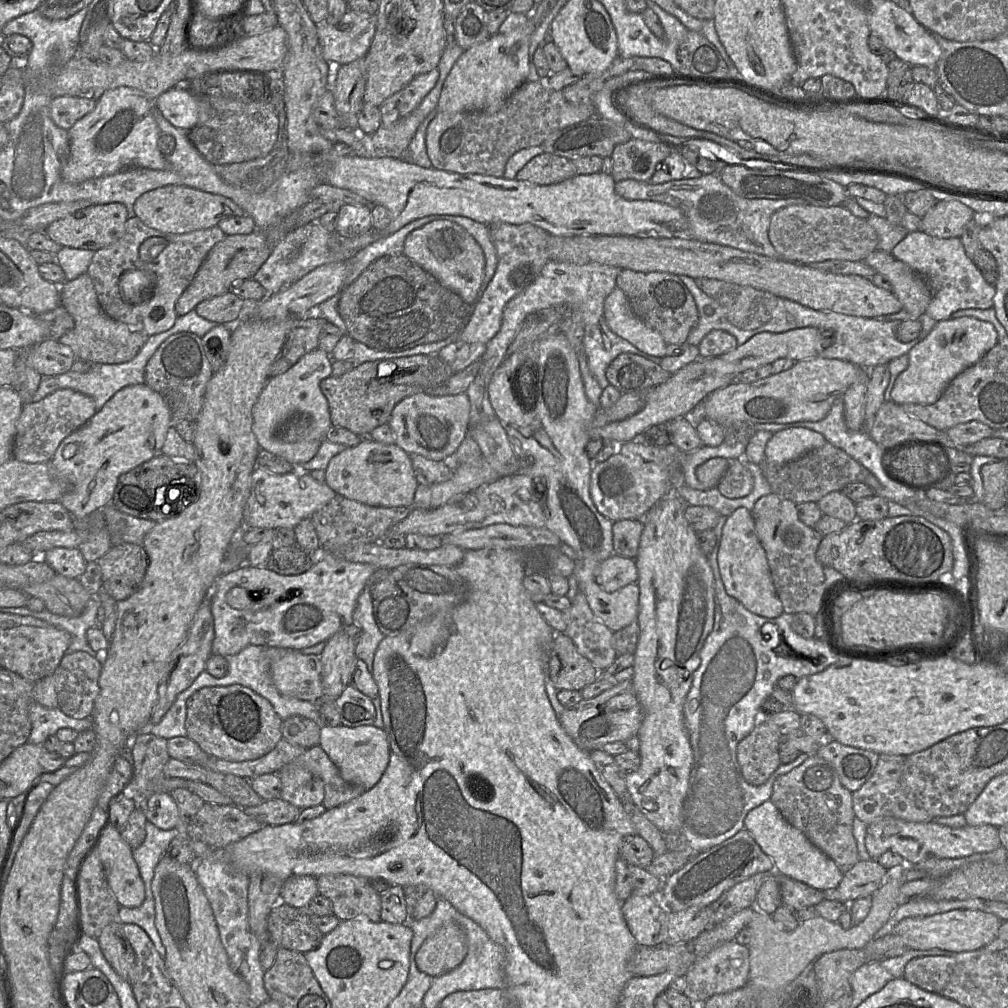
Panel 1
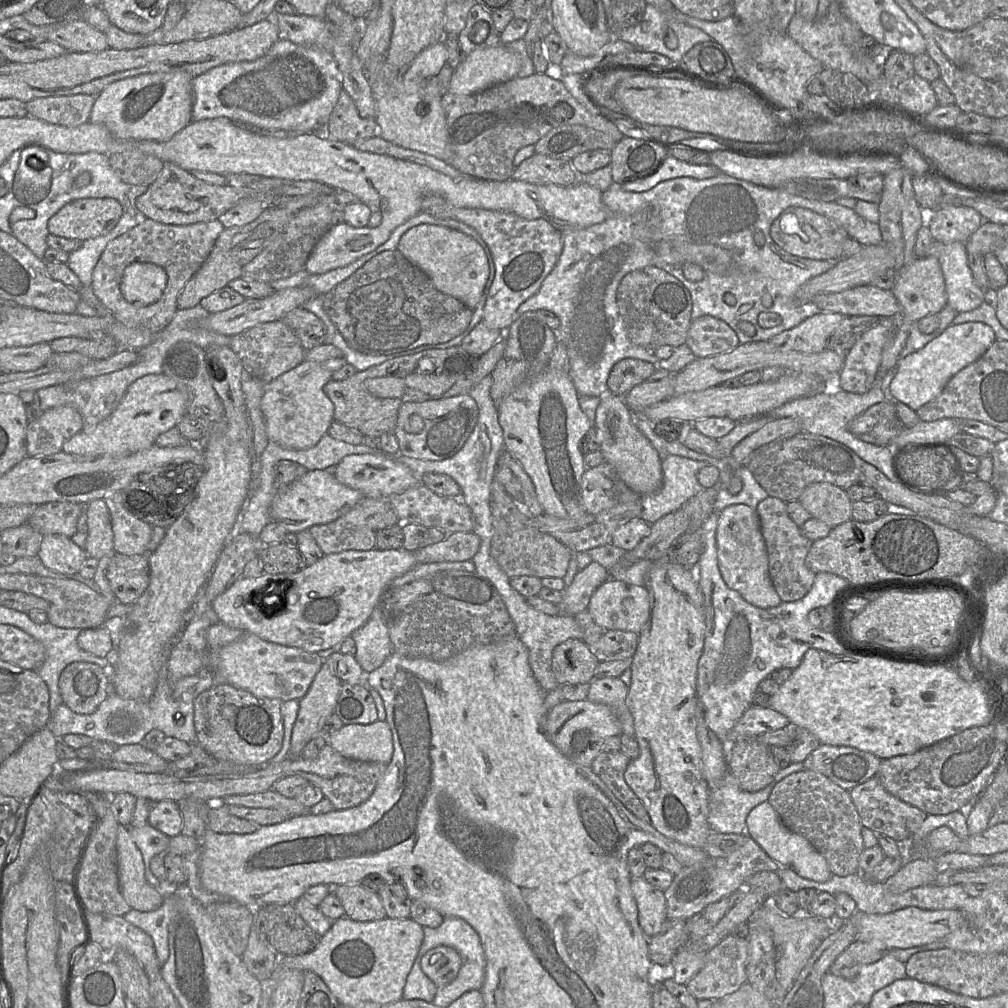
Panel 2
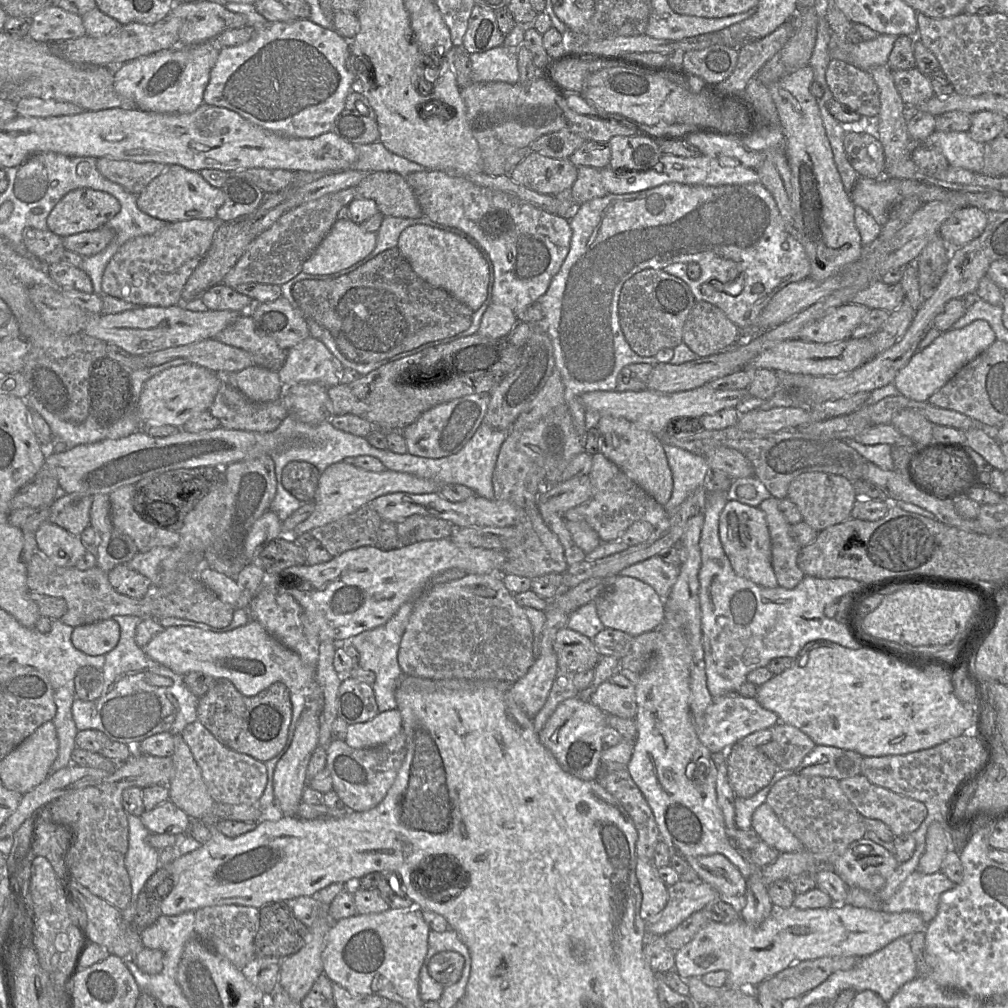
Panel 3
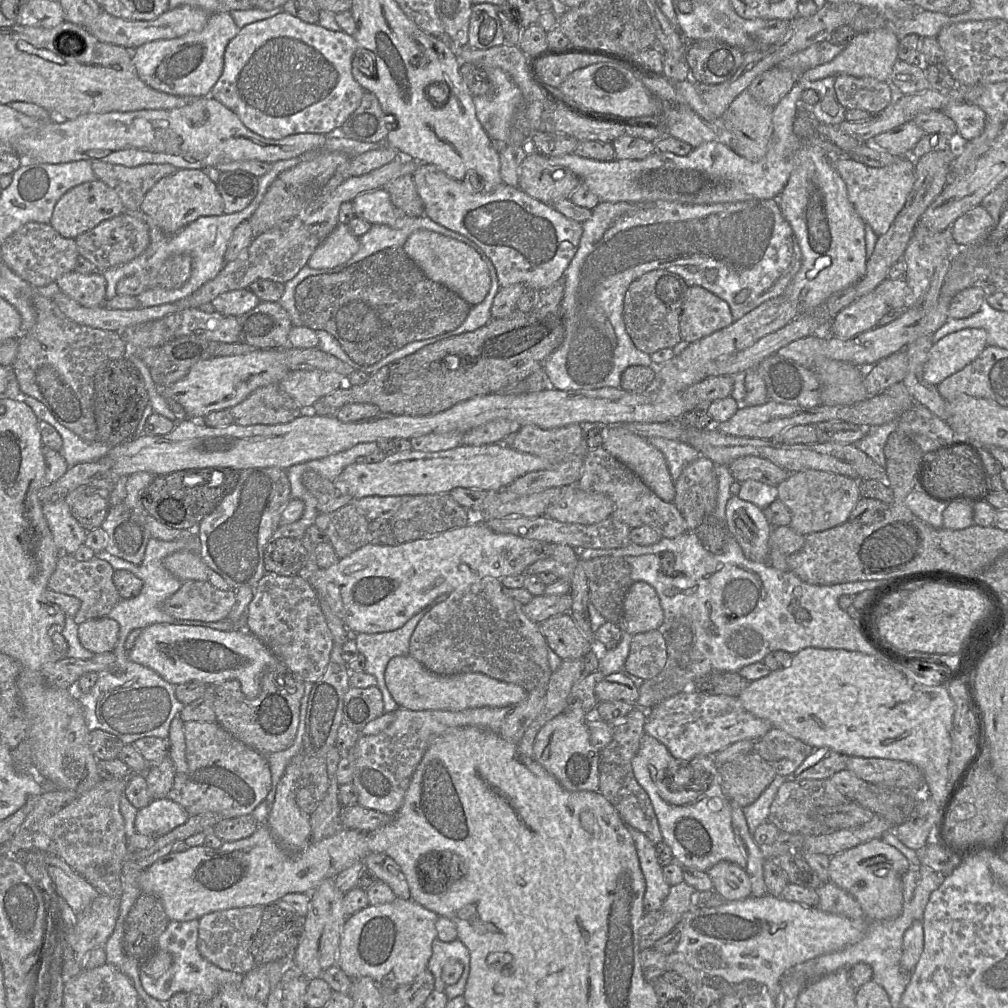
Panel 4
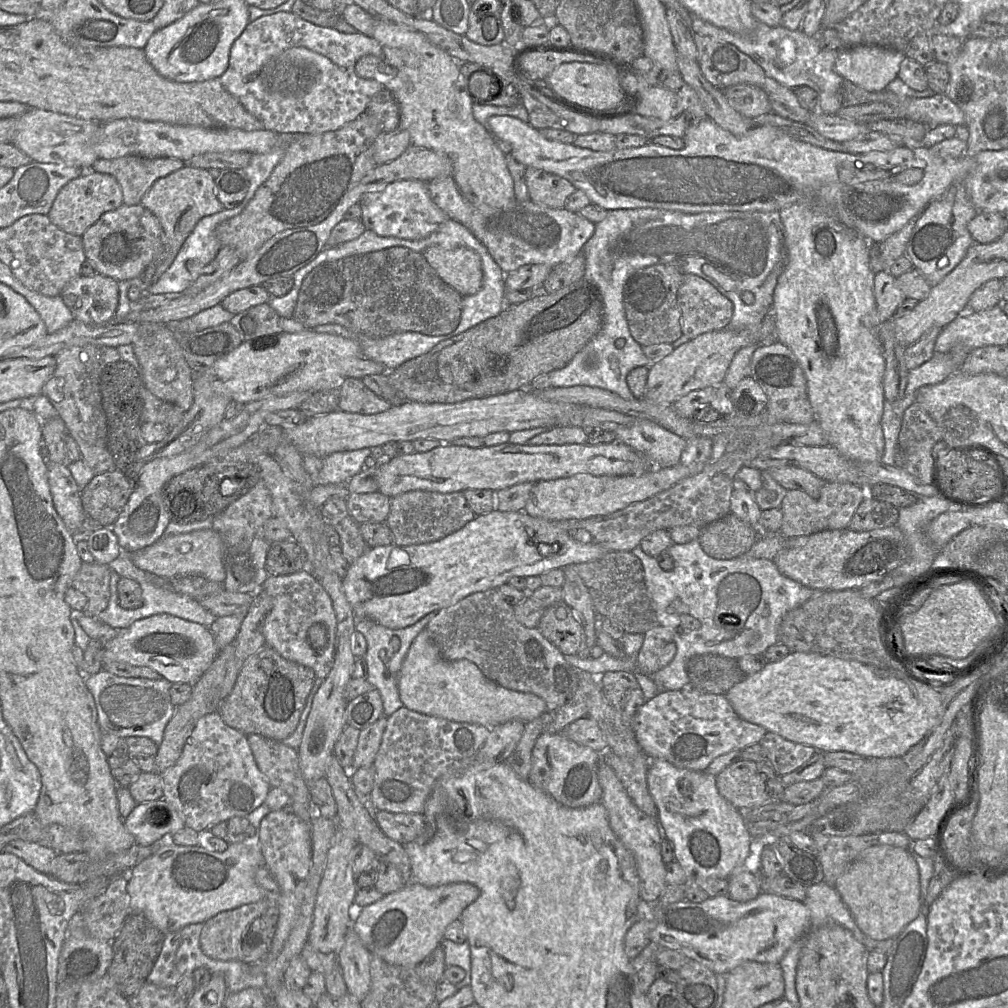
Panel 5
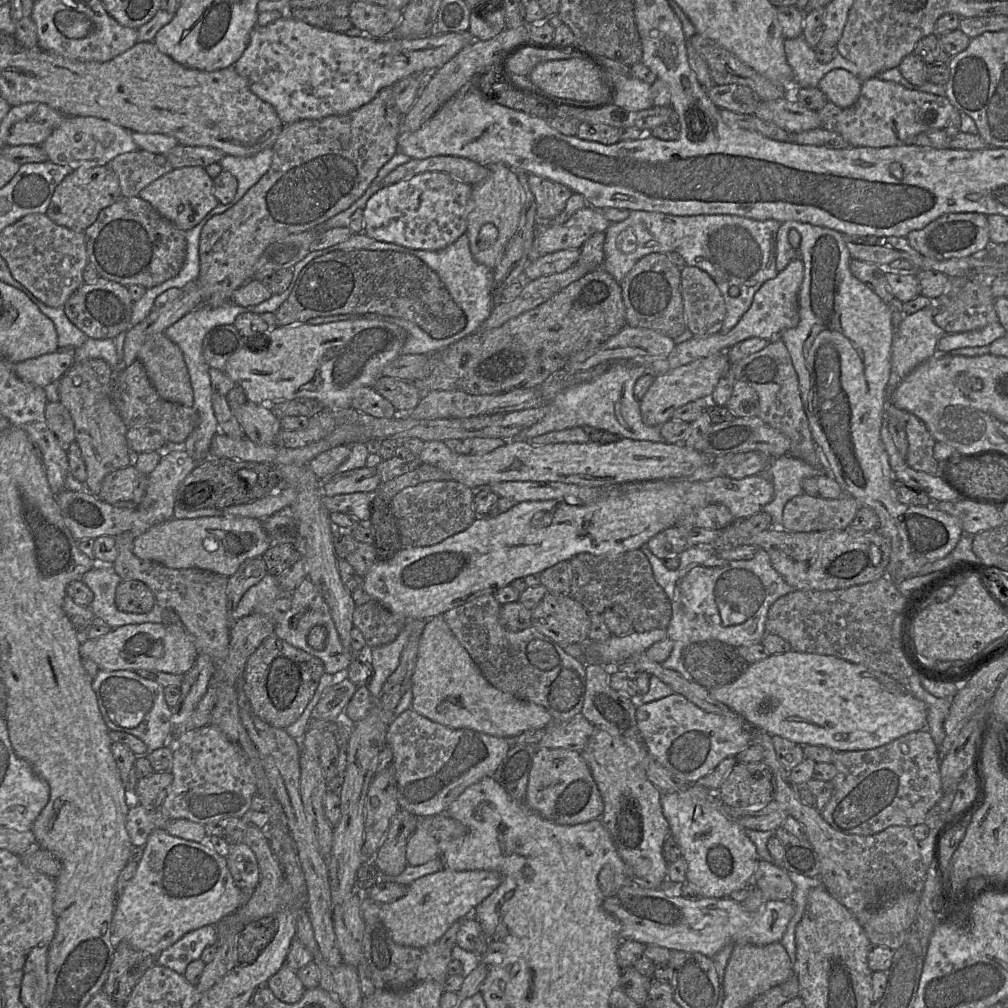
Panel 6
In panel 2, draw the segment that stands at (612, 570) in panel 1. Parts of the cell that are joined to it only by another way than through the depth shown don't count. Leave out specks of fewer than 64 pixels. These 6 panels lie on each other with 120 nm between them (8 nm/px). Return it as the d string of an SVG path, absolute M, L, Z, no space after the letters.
M594 561L578 570L572 583L563 591L561 603L557 605L560 614L574 616L587 610L591 595L609 578L608 569Z

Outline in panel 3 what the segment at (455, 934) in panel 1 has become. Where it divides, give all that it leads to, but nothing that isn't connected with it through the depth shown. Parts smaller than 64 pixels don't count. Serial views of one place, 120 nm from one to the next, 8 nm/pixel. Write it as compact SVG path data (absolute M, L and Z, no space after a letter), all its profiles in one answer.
M455 951L435 954L428 963L429 975L444 988L452 986L461 977L464 958Z

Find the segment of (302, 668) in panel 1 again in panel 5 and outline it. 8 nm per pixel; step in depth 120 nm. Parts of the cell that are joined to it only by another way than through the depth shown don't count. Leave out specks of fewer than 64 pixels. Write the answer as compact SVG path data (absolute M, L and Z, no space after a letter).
M159 614L135 621L128 628L118 631L114 638L105 643L104 652L107 659L152 668L171 683L193 684L209 669L220 651L209 627Z

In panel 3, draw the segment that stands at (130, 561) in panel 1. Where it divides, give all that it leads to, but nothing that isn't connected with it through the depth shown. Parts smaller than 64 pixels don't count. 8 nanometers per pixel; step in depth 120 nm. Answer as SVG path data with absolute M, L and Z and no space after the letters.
M124 563L118 564L107 573L108 580L115 591L127 597L144 598L150 589L151 581Z

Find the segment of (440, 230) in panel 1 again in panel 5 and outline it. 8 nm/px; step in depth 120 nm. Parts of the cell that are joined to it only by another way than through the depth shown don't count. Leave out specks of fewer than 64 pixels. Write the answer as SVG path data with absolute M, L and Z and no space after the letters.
M431 246L423 252L424 258L439 277L463 297L476 294L483 284L480 256L467 247L444 249Z

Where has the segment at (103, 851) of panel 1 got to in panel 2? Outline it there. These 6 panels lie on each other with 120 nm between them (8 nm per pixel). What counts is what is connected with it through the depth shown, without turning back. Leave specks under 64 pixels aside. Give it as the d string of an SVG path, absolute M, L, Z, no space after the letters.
M123 825L118 827L116 848L119 885L125 901L141 912L157 910L164 896L146 881L142 854Z

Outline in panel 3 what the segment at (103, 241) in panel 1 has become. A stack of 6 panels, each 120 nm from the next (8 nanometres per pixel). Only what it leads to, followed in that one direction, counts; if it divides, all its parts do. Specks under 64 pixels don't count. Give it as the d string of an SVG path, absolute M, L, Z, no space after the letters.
M89 188L76 189L54 207L47 225L54 234L65 238L106 226L120 210L120 202L109 193Z

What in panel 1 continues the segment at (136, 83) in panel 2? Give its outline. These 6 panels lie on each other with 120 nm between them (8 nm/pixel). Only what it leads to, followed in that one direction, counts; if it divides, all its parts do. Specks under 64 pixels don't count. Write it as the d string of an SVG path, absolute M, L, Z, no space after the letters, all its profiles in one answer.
M121 86L104 92L97 100L96 107L77 120L68 130L70 150L61 170L62 179L70 184L80 184L89 179L115 174L127 168L166 169L165 156L158 146L158 139L162 132L155 121L154 109L155 99L149 99L137 89Z

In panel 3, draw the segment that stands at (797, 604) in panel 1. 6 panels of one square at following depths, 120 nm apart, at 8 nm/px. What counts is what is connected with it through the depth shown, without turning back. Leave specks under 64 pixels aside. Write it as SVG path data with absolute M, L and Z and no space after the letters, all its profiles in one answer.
M771 497L763 500L758 506L764 513L770 541L771 566L779 587L795 588L804 578L797 565L801 547L790 536L790 524L778 508L779 500Z

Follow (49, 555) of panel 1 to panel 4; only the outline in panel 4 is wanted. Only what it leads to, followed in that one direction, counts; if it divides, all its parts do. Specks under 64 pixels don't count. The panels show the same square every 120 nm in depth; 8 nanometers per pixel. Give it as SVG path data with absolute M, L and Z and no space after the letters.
M65 500L43 505L43 515L60 555L72 555L85 543L89 531L74 518Z

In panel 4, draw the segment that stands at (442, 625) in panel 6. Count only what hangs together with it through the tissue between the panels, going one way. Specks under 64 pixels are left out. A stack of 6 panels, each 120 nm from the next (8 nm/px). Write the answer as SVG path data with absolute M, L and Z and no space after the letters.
M409 654L393 657L388 662L384 675L386 686L399 708L413 711L504 707L519 703L527 695L527 691L517 684L497 680L482 673L433 673Z

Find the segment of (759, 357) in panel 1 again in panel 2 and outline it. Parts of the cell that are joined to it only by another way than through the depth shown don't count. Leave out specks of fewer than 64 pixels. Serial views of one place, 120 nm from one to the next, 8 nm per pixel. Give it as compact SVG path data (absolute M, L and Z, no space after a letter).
M815 311L799 325L775 335L769 341L780 350L819 353L826 349L829 337L845 317L848 316Z

